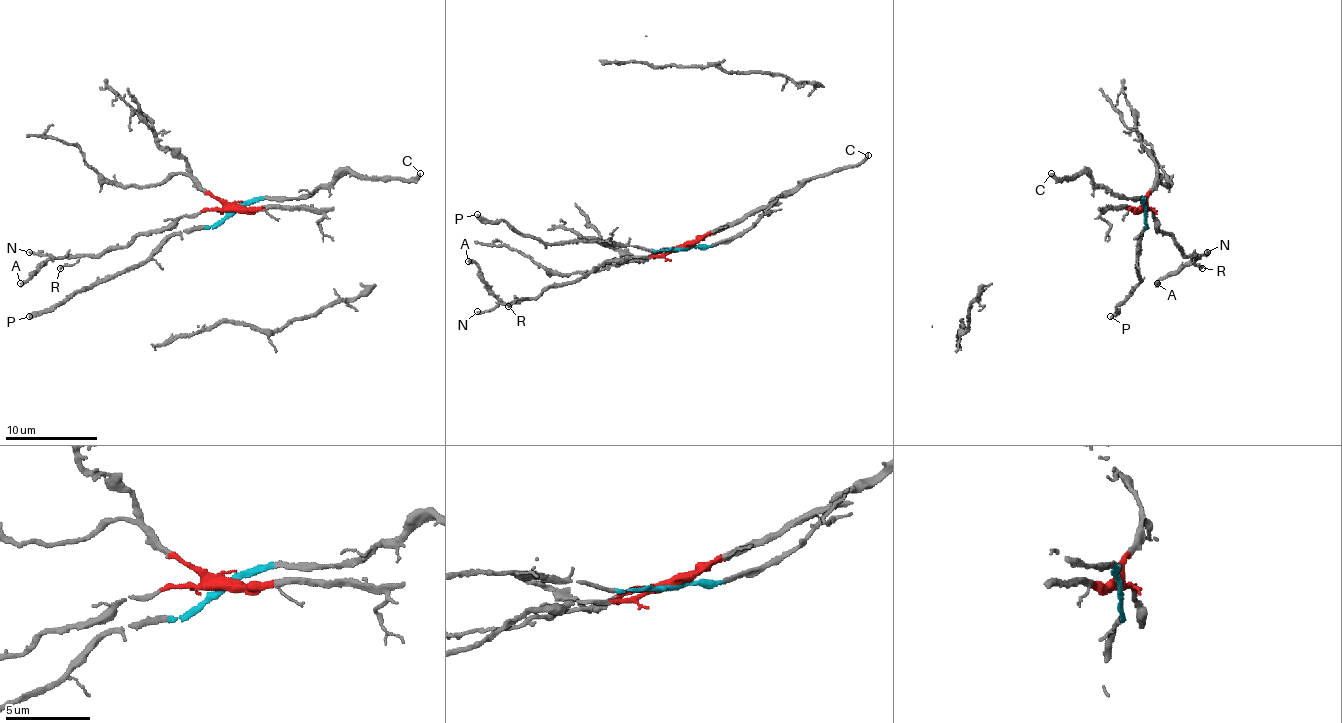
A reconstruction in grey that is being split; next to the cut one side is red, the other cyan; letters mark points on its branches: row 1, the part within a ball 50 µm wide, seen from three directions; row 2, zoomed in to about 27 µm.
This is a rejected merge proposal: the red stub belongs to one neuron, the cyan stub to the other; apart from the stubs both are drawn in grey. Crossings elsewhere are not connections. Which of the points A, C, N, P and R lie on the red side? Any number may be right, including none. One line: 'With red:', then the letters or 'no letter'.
With red: A, N, R

